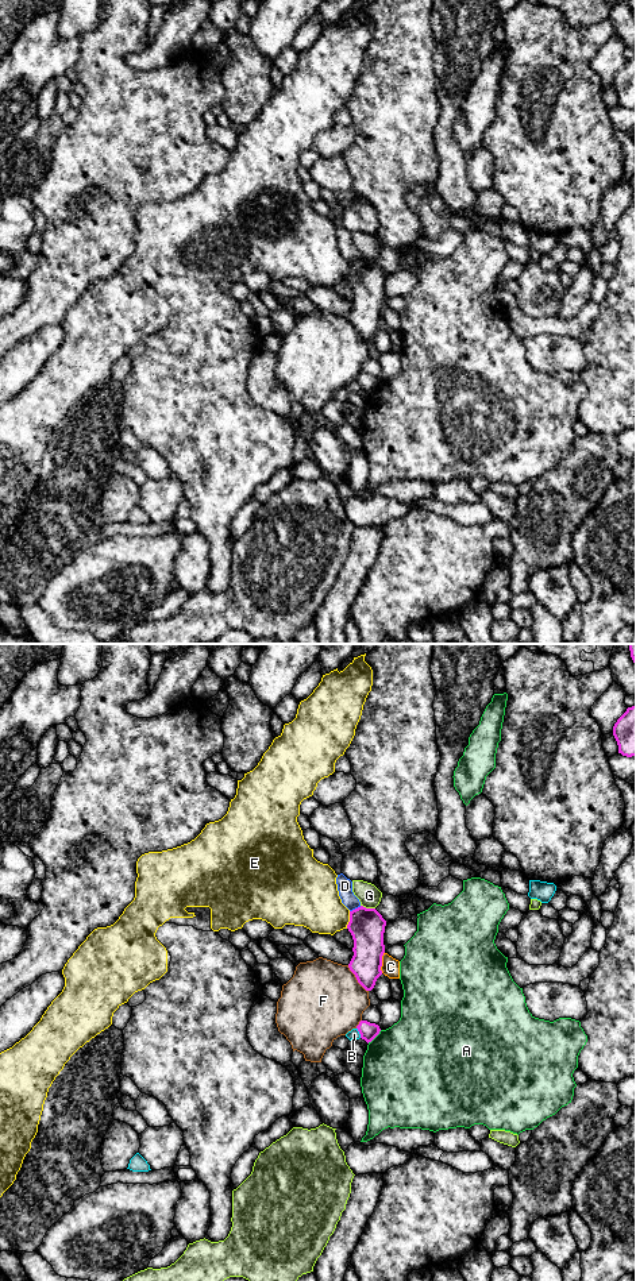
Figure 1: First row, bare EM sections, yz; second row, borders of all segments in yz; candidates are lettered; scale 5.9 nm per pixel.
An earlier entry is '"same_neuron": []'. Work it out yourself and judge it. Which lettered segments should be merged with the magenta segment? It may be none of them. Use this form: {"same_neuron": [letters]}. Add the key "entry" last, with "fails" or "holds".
{"same_neuron": [], "entry": "holds"}

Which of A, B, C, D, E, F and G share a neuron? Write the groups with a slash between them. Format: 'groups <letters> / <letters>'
groups A / B / C / D / E / F / G

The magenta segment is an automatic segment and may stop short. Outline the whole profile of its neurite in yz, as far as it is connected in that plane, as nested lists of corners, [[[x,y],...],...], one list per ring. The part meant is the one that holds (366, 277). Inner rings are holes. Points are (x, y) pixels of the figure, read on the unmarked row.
[[[361,258],[350,263],[347,281],[354,292],[354,308],[348,320],[366,343],[371,343],[382,327],[385,278],[386,273],[375,261]]]

